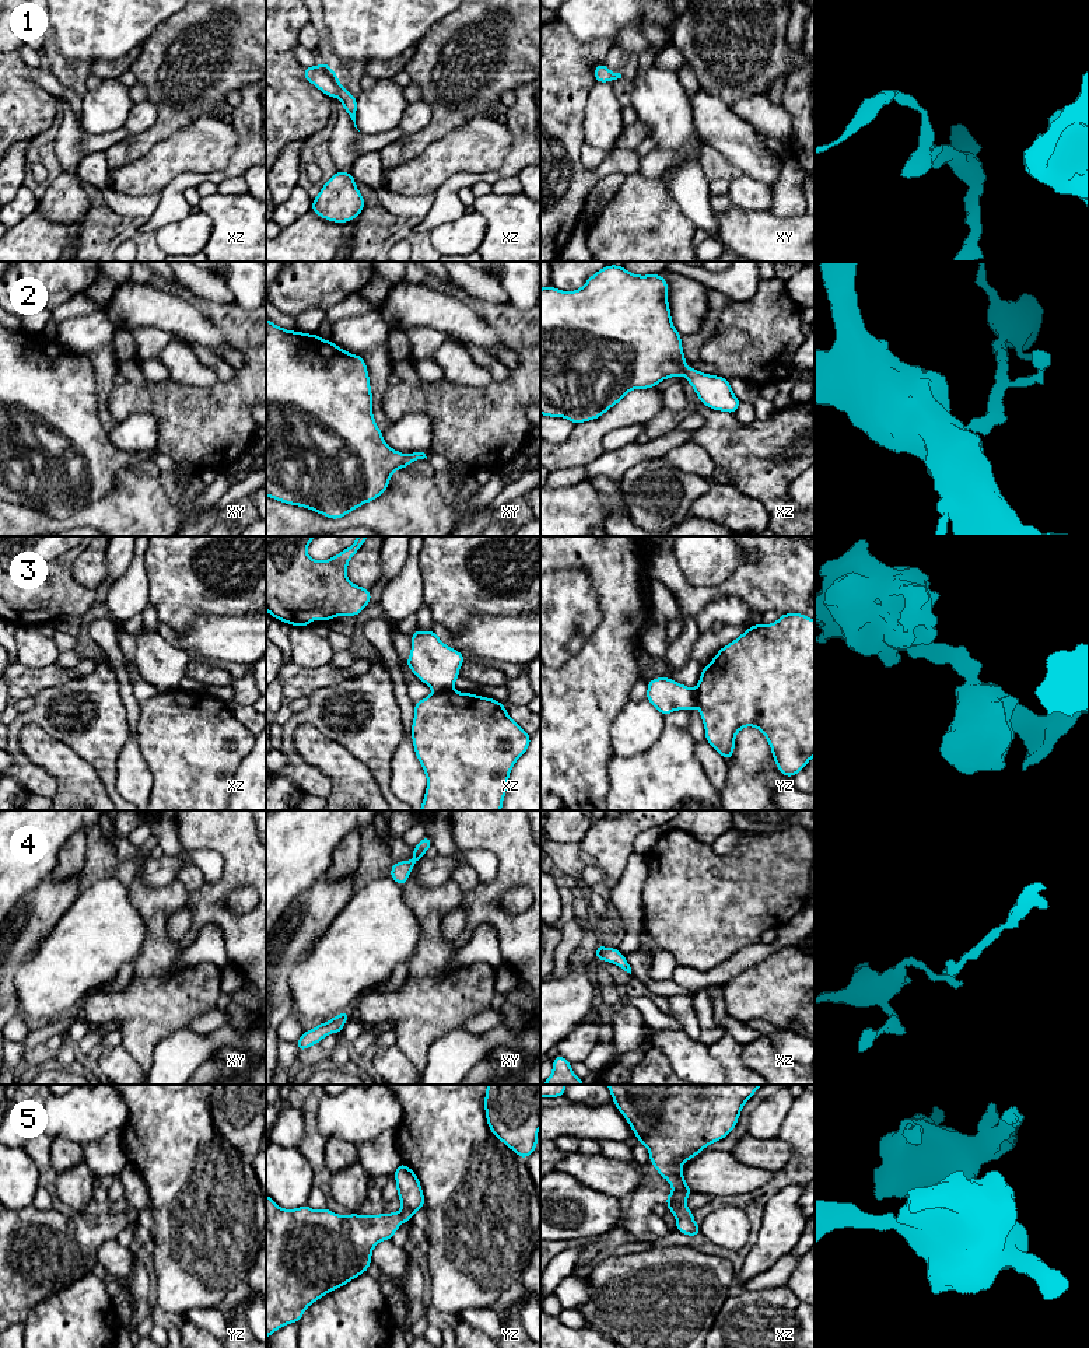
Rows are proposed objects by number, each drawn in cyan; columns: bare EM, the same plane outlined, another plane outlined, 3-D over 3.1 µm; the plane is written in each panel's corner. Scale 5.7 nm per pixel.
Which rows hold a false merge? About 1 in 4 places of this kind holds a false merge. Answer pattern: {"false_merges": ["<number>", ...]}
{"false_merges": ["3"]}

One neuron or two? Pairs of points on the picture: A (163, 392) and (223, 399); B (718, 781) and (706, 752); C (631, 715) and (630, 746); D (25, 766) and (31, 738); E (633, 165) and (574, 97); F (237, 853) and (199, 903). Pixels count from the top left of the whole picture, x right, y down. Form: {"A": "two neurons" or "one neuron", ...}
{"A": "one neuron", "B": "one neuron", "C": "one neuron", "D": "two neurons", "E": "one neuron", "F": "one neuron"}

